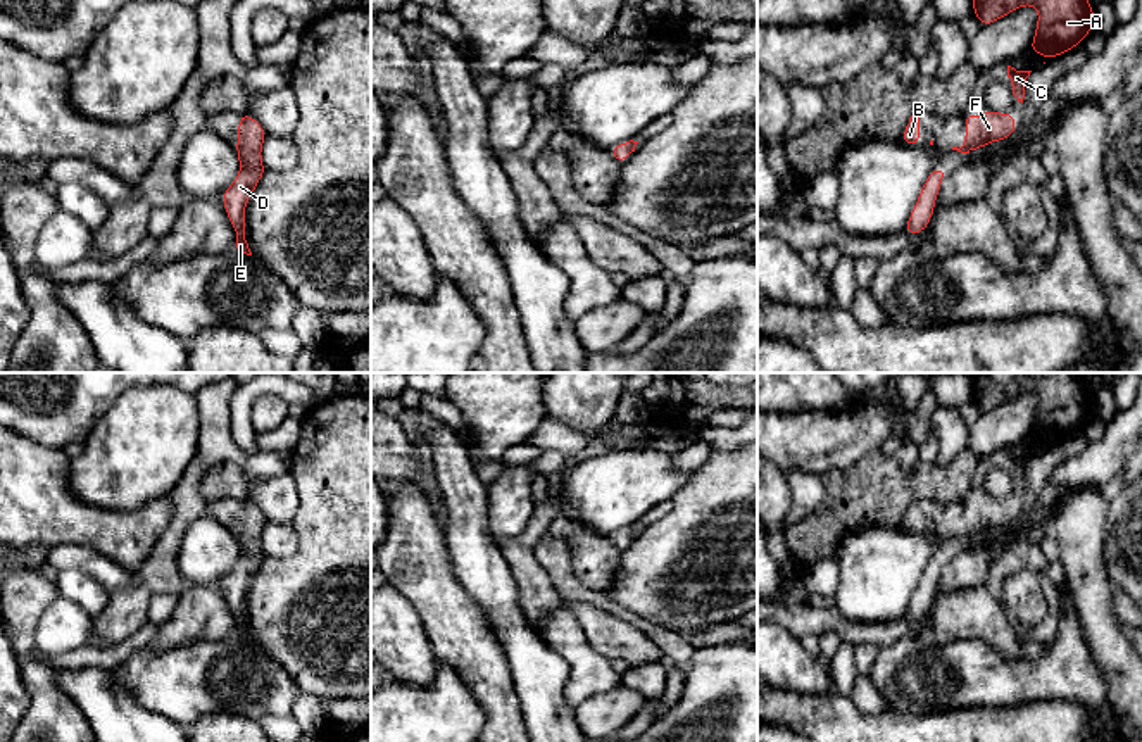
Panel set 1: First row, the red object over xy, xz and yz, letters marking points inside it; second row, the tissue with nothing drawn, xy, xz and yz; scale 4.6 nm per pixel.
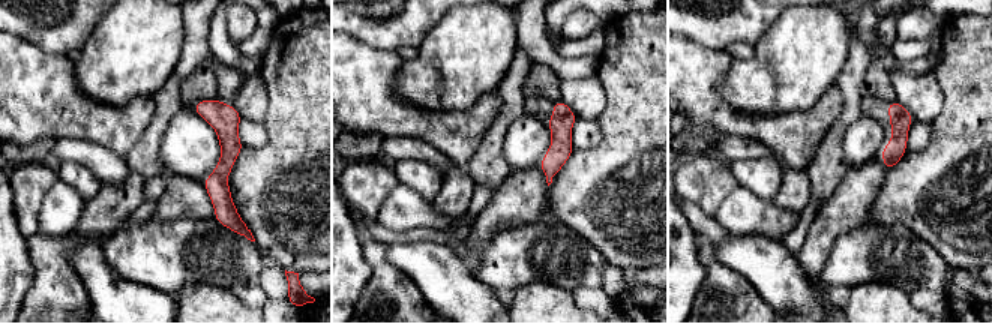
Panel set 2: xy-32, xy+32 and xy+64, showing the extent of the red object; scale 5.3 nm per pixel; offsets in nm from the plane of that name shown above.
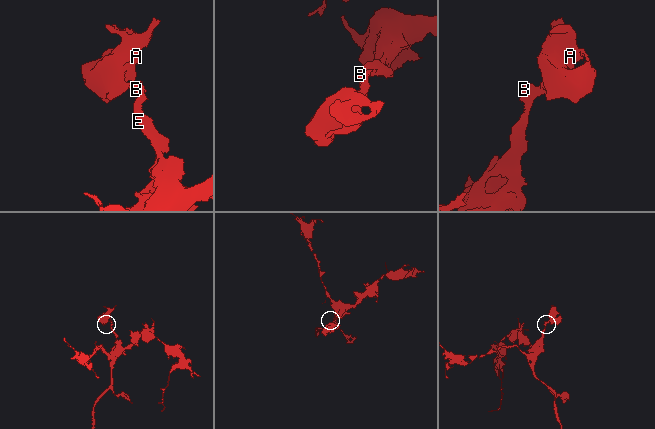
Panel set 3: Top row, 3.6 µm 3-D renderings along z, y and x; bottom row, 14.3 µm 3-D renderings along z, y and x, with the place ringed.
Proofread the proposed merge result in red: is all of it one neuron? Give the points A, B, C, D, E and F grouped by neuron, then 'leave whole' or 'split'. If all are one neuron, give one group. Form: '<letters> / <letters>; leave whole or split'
A B C D E F; leave whole

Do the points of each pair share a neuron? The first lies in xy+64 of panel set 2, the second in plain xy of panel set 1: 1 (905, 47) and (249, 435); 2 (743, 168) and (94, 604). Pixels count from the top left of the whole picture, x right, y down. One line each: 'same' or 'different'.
1: different
2: same

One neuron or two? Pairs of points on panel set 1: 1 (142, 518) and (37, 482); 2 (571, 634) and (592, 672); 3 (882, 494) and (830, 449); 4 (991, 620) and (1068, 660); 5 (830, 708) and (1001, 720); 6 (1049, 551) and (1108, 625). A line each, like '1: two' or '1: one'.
1: one
2: one
3: two
4: two
5: one
6: two

